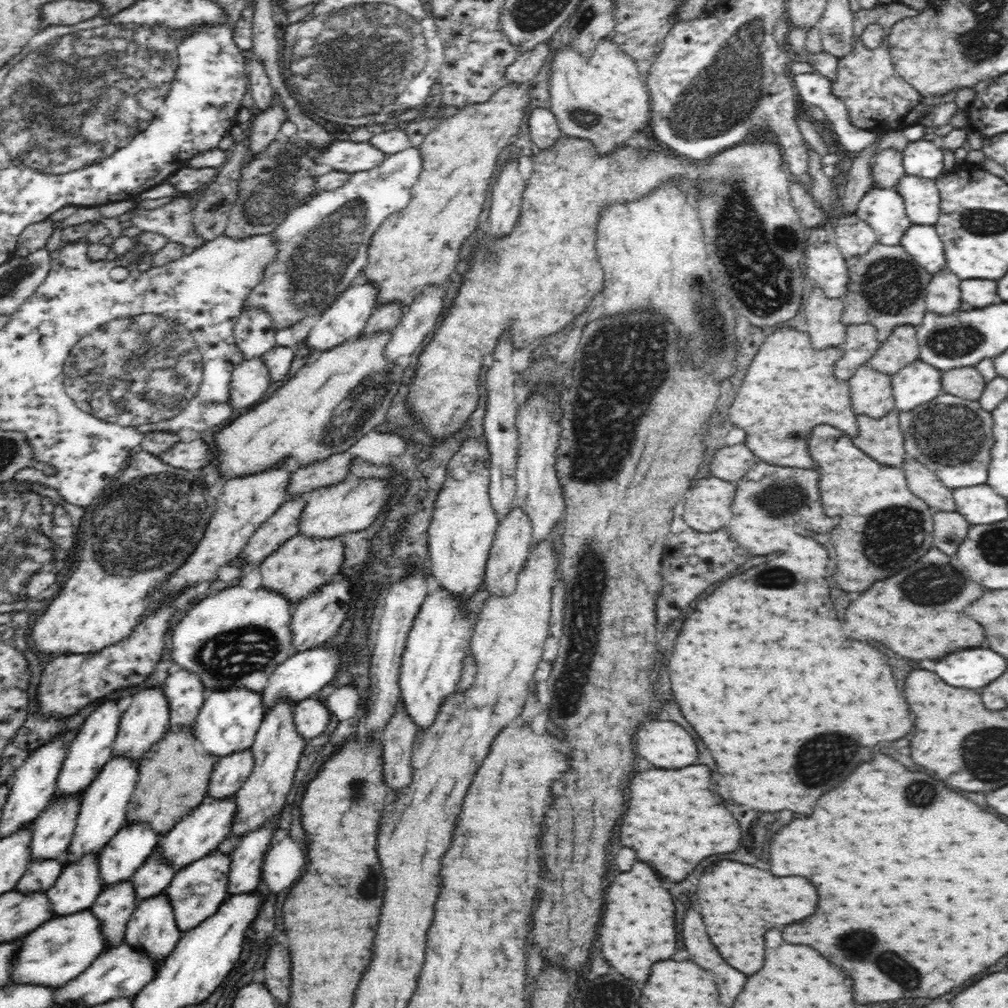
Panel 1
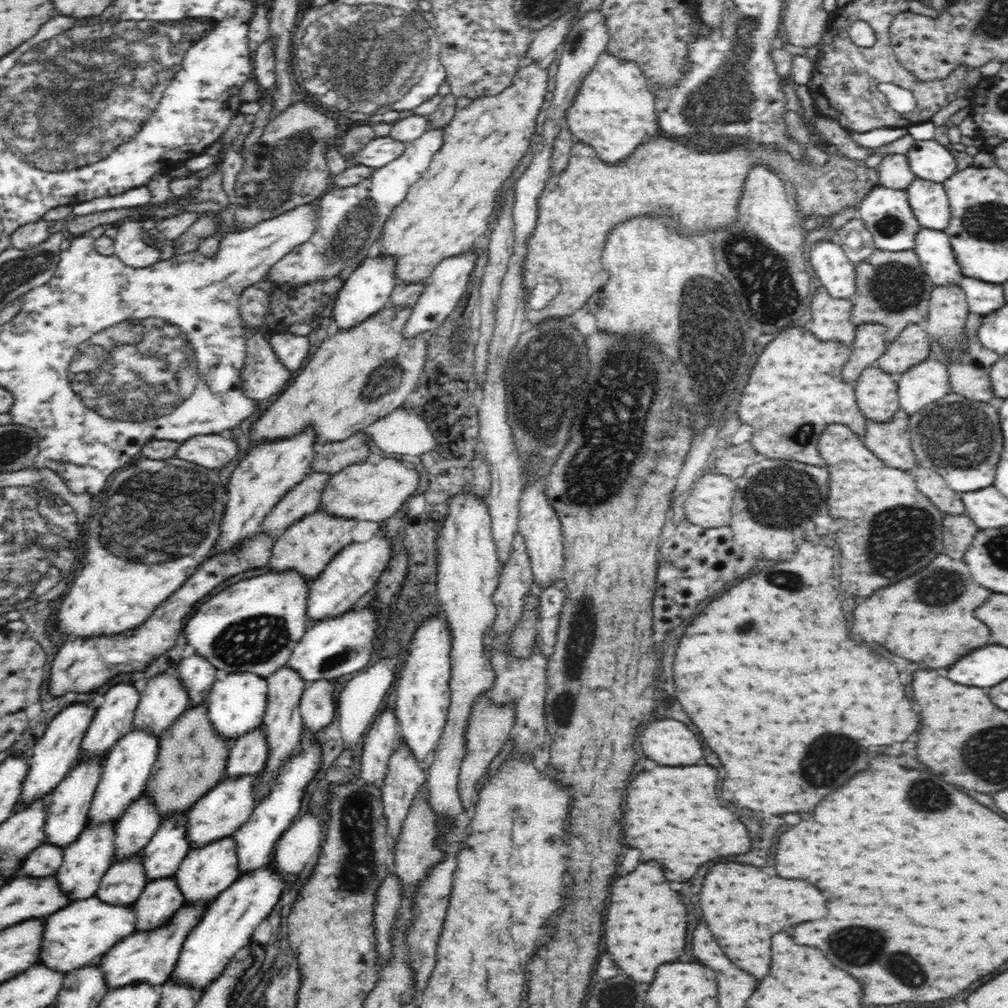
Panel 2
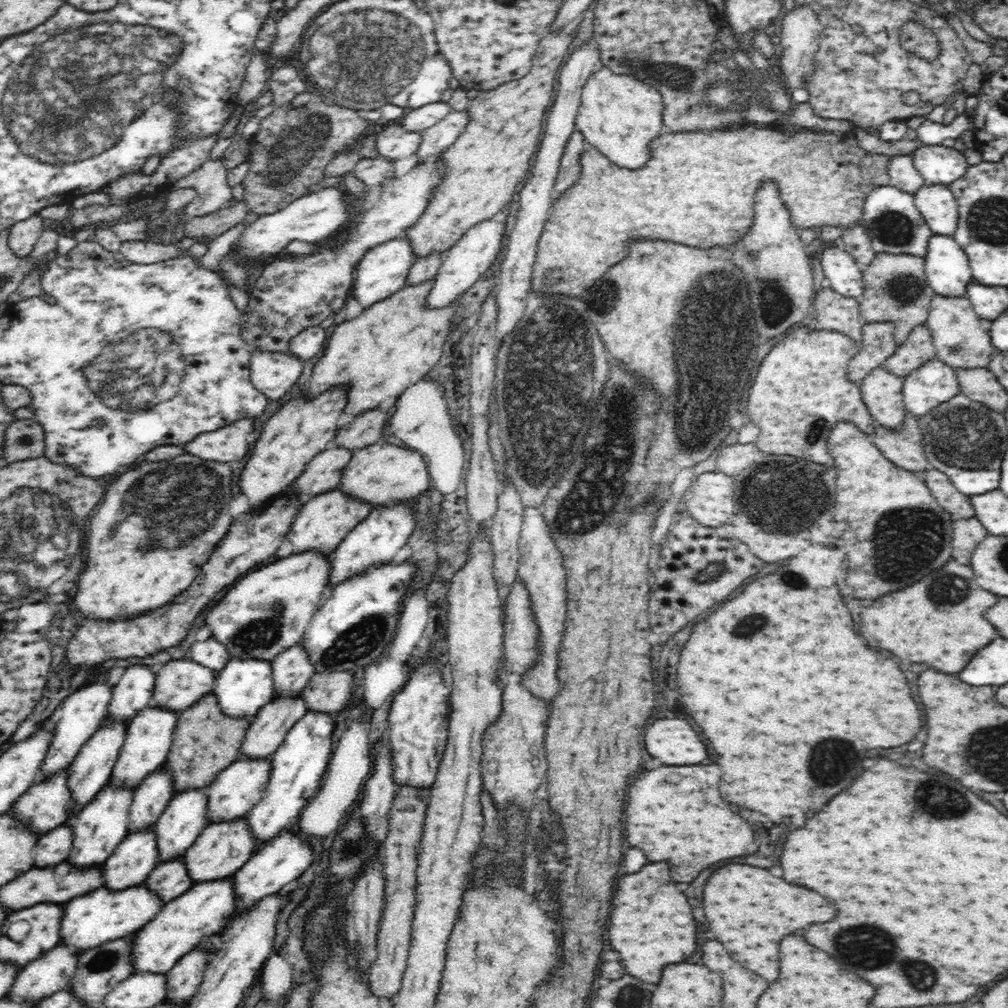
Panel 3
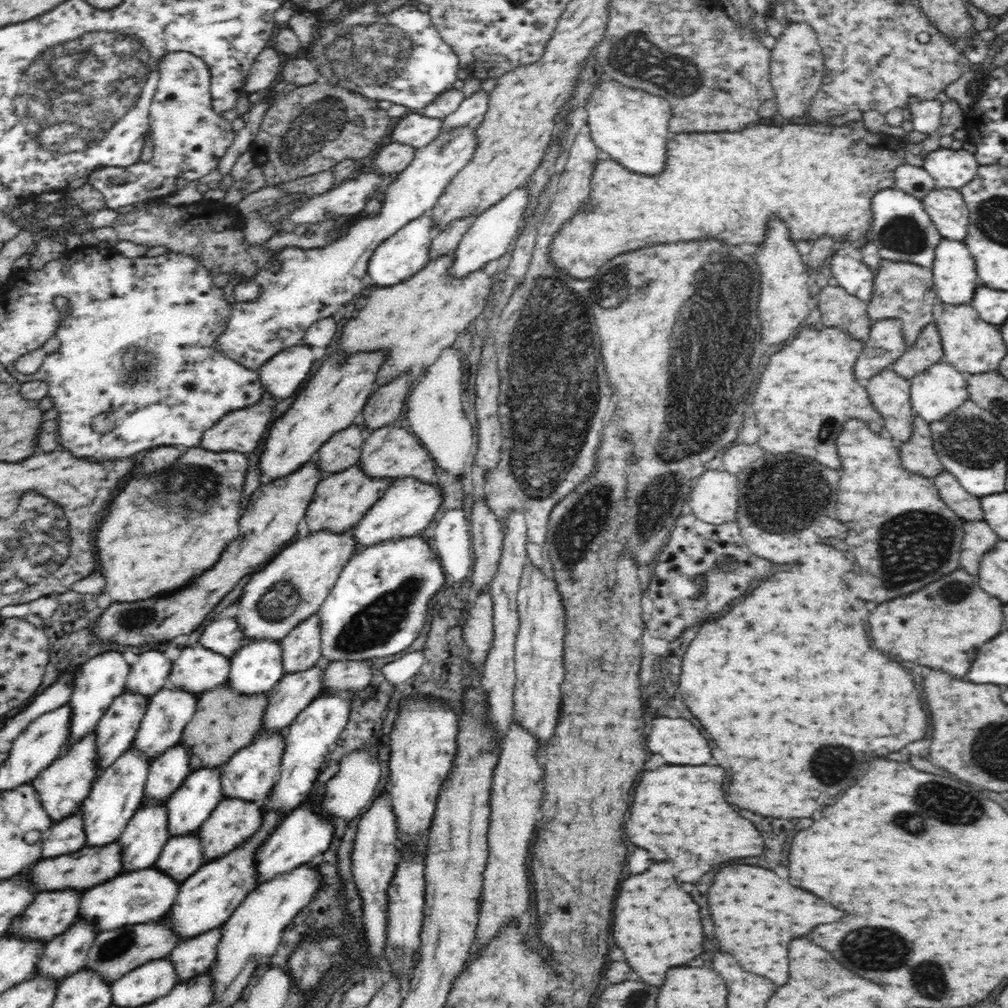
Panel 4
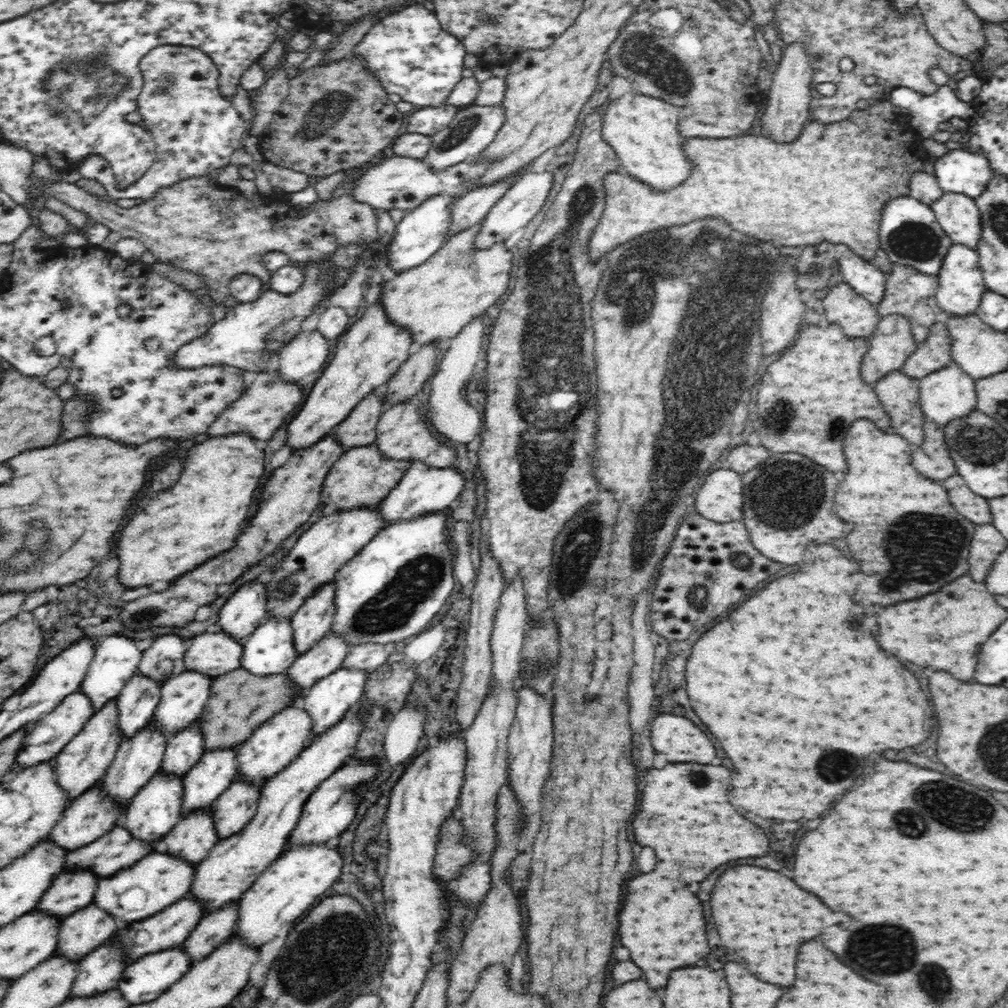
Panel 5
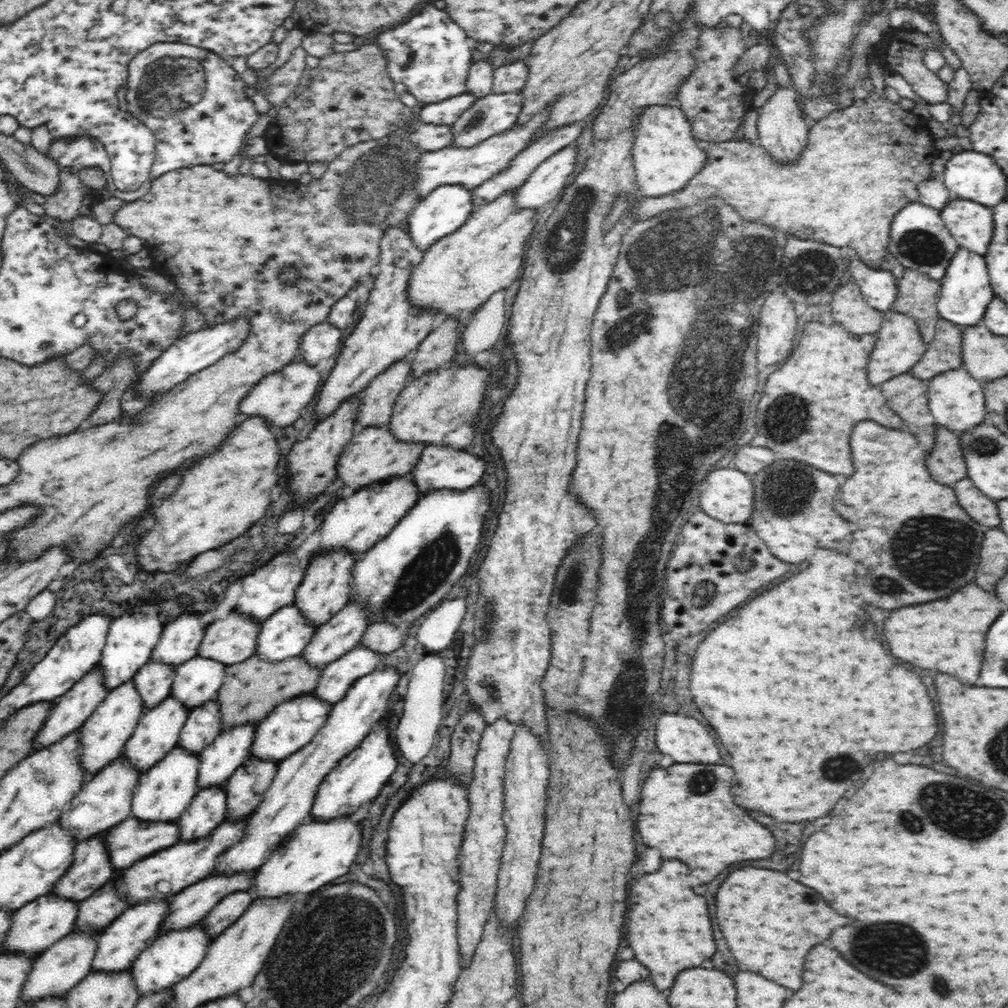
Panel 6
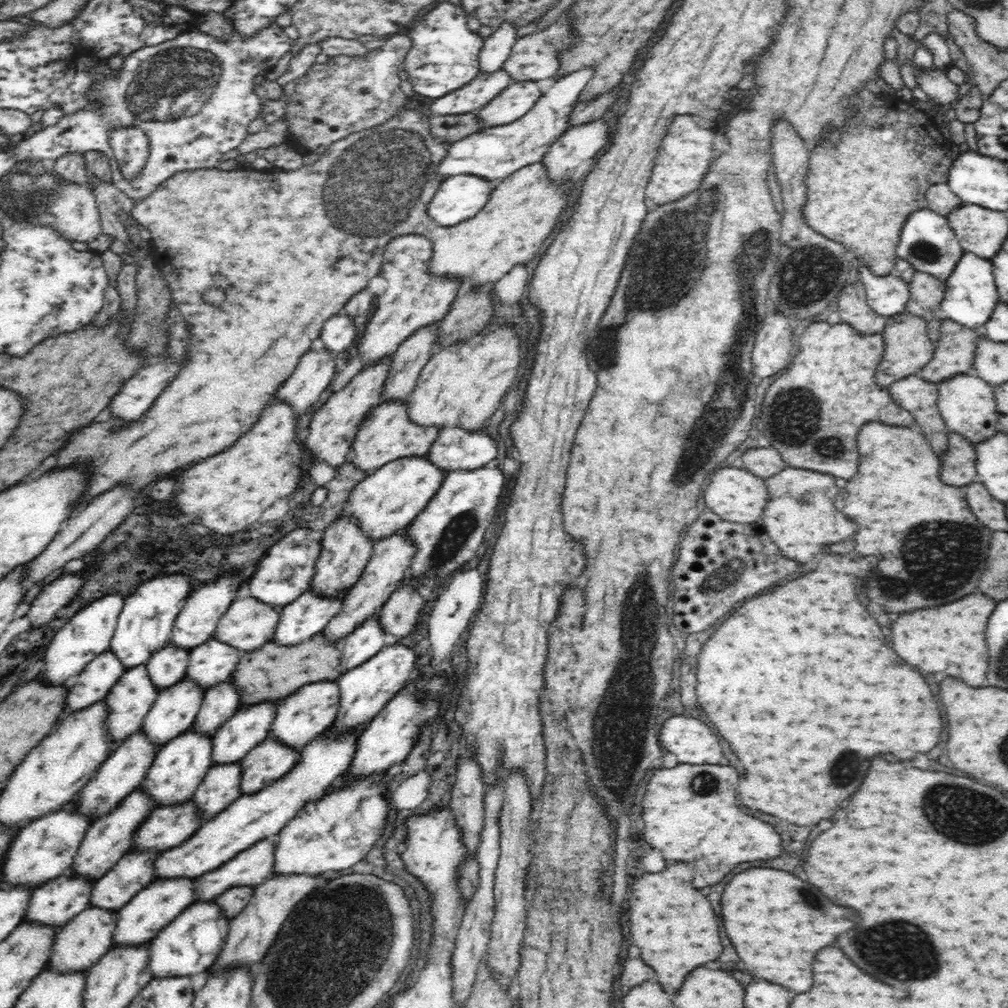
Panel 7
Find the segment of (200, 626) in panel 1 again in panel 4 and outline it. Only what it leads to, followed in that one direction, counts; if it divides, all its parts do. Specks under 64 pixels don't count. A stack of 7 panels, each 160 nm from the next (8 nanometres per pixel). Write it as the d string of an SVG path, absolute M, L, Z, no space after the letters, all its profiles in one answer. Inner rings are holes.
M319 531L289 543L264 568L254 572L243 587L242 598L234 618L243 636L254 642L269 638L281 642L300 622L317 614L346 563L357 553L354 535Z

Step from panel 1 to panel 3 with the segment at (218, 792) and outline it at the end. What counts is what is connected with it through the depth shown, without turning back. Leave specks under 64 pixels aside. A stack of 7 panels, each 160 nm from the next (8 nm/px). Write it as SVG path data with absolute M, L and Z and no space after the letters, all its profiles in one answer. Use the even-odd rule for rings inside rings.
M300 692L300 696L278 696L278 698L273 698L266 706L262 706L258 714L251 718L251 723L246 729L246 734L239 750L240 759L270 760L278 747L284 742L288 731L306 712L308 710L305 707L302 692Z

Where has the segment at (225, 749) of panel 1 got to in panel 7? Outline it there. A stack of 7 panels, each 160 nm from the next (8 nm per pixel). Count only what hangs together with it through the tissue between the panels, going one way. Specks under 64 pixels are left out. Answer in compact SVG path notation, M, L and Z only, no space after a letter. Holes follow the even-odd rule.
M312 588L283 606L273 634L278 646L296 646L321 633L335 614L340 612L348 591L336 598L324 598Z

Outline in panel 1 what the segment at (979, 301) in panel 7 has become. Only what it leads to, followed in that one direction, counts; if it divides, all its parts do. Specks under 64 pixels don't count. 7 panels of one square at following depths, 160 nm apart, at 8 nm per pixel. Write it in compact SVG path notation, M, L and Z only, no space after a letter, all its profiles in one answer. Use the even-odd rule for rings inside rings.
M910 225L902 235L900 245L931 275L946 267L943 242L933 226Z

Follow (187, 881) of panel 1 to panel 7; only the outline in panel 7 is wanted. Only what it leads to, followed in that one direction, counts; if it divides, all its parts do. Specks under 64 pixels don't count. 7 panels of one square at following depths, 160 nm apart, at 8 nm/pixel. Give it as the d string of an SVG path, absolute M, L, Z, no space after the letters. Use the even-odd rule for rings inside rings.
M269 736L238 762L241 766L241 794L264 790L292 770L299 759L298 750Z

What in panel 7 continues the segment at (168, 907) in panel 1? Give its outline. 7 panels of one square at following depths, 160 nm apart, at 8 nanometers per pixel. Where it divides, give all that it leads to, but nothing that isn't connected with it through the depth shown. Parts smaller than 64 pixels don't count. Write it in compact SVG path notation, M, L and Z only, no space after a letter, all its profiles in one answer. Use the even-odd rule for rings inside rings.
M232 762L232 764L213 764L195 790L192 800L199 817L205 822L220 814L240 795L241 766L238 762Z

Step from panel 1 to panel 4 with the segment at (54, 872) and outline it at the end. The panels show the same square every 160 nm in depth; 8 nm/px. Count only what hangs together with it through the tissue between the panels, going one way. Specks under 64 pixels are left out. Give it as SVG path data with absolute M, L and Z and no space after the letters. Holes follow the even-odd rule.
M81 811L72 816L56 821L48 834L41 841L42 858L52 858L70 854L85 846L86 835L83 829L83 816Z

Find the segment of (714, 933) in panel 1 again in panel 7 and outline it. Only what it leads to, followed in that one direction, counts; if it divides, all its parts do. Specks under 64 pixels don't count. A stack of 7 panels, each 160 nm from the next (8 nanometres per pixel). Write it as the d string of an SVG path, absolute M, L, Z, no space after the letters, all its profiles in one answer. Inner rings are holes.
M774 868L744 870L730 880L722 894L722 922L738 956L746 964L746 970L768 982L792 988L798 994L812 988L812 962L816 952L832 944L840 932L854 928L854 922L850 920L852 914L854 912L848 908L830 904L830 900L816 886Z

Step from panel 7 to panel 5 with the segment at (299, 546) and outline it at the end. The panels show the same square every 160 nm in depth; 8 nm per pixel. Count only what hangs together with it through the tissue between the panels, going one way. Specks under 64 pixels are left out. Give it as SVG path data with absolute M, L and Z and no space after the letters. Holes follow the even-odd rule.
M246 581L220 609L215 628L243 641L267 620L266 599L266 584Z

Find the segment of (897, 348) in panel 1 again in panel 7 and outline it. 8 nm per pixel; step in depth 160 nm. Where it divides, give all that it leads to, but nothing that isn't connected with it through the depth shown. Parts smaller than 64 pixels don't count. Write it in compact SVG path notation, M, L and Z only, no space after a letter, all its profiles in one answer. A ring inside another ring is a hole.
M944 317L939 339L934 342L933 357L916 375L928 382L939 383L959 374L973 373L974 351L979 336L979 330Z

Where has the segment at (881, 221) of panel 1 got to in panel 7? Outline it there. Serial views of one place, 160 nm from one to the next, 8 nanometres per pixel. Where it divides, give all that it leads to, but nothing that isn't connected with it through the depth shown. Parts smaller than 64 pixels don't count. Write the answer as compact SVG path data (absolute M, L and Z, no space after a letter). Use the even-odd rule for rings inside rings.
M926 207L915 210L906 219L900 233L896 254L902 260L909 262L918 272L928 273L938 280L945 281L952 274L964 250L955 232L950 228L947 217Z

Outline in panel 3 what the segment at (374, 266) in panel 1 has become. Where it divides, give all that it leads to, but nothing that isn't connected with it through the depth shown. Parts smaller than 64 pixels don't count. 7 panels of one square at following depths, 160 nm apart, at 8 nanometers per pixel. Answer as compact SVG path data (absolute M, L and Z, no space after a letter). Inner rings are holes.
M551 30L541 40L538 52L534 55L529 74L518 81L499 85L498 88L482 91L466 106L470 123L465 126L462 134L441 153L441 162L445 166L444 178L438 184L438 190L433 191L428 206L421 217L408 229L404 237L410 241L414 258L420 259L432 252L444 252L454 246L468 229L482 220L490 220L505 210L520 184L529 178L530 158L537 151L546 115L554 104L557 69L564 64L570 54L570 44L574 40L574 30L568 35L560 35L562 30Z

